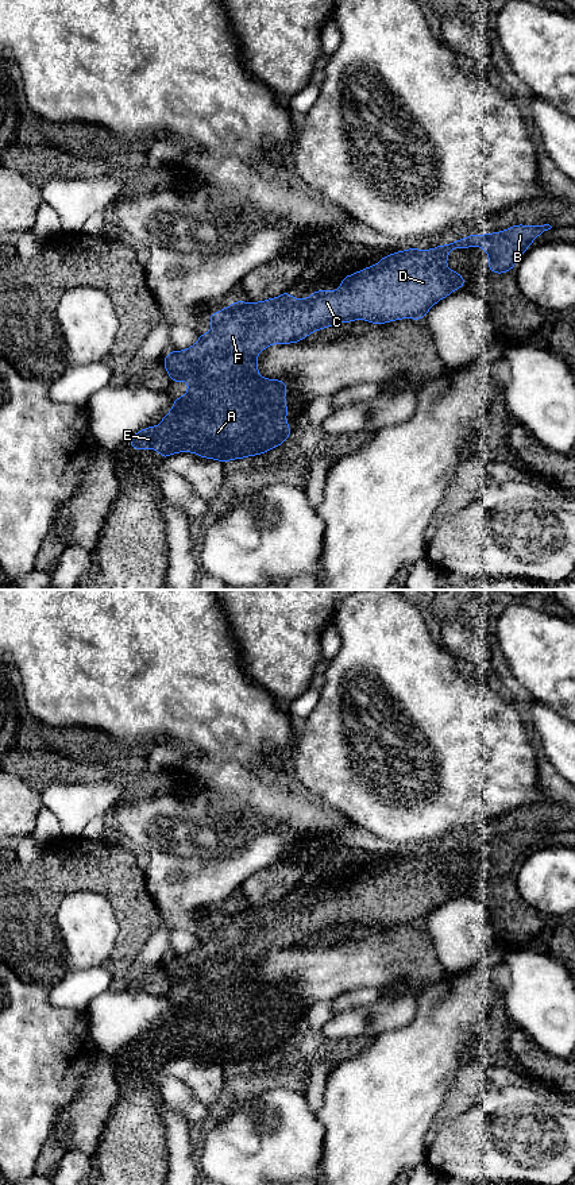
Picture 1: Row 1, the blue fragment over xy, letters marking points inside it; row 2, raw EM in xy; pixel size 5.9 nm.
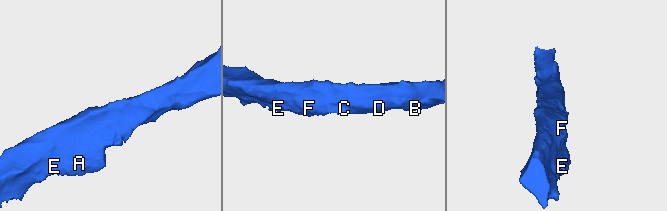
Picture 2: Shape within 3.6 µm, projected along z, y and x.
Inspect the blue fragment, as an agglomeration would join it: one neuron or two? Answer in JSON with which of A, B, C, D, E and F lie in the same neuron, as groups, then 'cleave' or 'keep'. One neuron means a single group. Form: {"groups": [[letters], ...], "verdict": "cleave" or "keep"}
{"groups": [["A", "B", "C", "D", "E", "F"]], "verdict": "keep"}

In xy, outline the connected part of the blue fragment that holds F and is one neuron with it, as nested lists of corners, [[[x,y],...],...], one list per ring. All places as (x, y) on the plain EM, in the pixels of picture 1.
[[[516,829],[508,834],[493,838],[483,838],[478,842],[470,837],[466,844],[454,845],[449,849],[436,850],[432,854],[417,854],[409,852],[406,856],[397,856],[383,861],[377,869],[340,883],[340,895],[316,895],[308,903],[292,903],[290,896],[279,902],[259,907],[232,907],[228,912],[208,920],[213,930],[211,937],[202,937],[200,943],[189,953],[170,956],[163,962],[163,970],[171,988],[186,985],[189,993],[185,1000],[173,1004],[171,1015],[163,1020],[159,1031],[148,1031],[135,1039],[127,1041],[132,1054],[157,1054],[161,1065],[178,1057],[193,1057],[204,1064],[215,1064],[227,1068],[234,1064],[262,1059],[281,1050],[293,1039],[286,1028],[289,1012],[285,1005],[285,996],[290,992],[281,984],[266,984],[258,979],[256,961],[271,949],[298,947],[312,937],[331,933],[336,927],[351,927],[363,923],[367,927],[381,930],[401,923],[424,925],[428,915],[440,904],[462,893],[467,885],[456,876],[447,873],[448,858],[454,853],[467,854],[470,850],[481,852],[489,858],[487,872],[491,877],[505,879],[516,872],[517,864],[529,853],[532,846],[544,835],[551,834],[549,829],[524,830]]]

